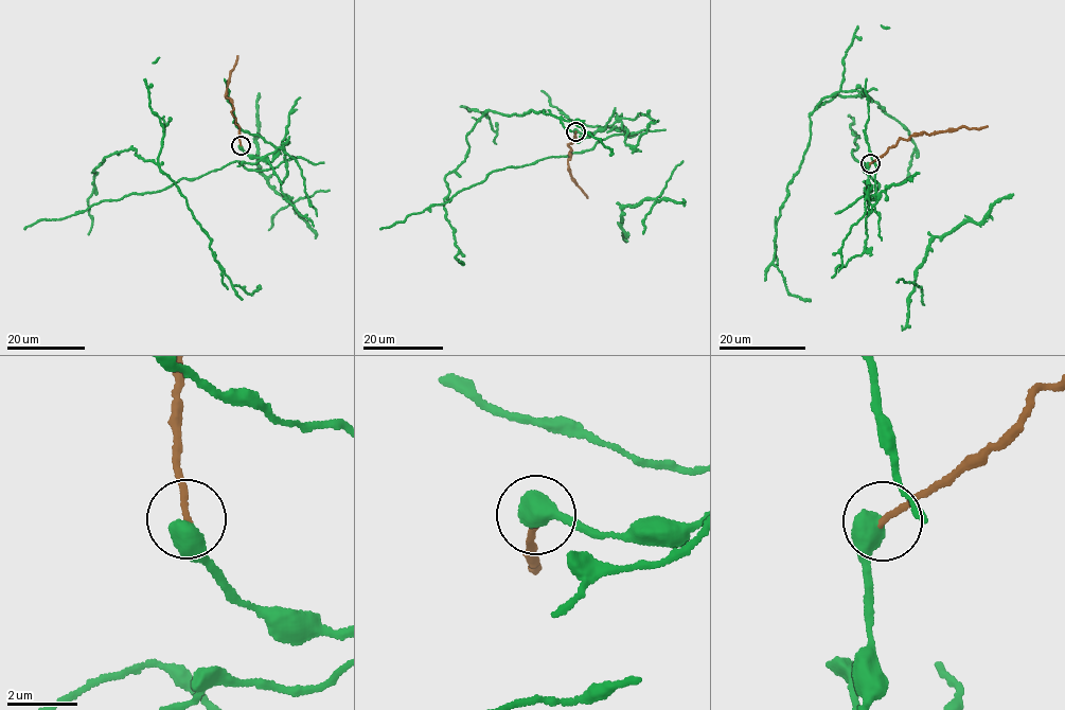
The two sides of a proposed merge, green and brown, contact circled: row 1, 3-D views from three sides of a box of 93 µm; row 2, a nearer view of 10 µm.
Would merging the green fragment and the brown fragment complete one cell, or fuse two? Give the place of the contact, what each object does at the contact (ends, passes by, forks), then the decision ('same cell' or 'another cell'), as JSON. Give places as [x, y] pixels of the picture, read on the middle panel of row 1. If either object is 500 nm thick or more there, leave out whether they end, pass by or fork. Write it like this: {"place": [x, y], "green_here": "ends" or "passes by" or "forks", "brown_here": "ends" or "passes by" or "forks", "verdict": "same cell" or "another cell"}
{"place": [575, 131], "verdict": "another cell"}

